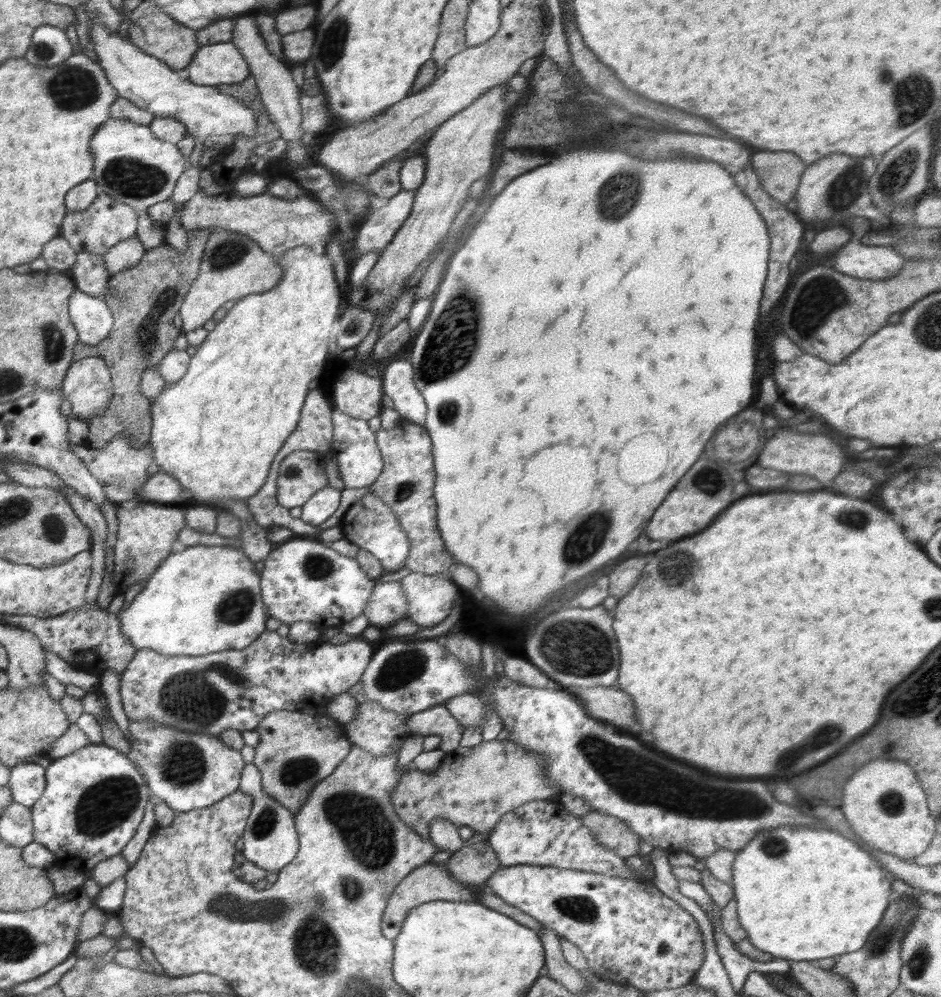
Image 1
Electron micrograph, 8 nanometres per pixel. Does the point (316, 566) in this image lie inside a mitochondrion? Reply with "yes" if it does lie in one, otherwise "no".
yes

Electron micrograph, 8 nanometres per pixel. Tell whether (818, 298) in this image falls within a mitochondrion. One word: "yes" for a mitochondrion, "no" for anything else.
yes

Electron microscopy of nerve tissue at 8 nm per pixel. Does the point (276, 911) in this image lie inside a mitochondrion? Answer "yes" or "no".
yes

